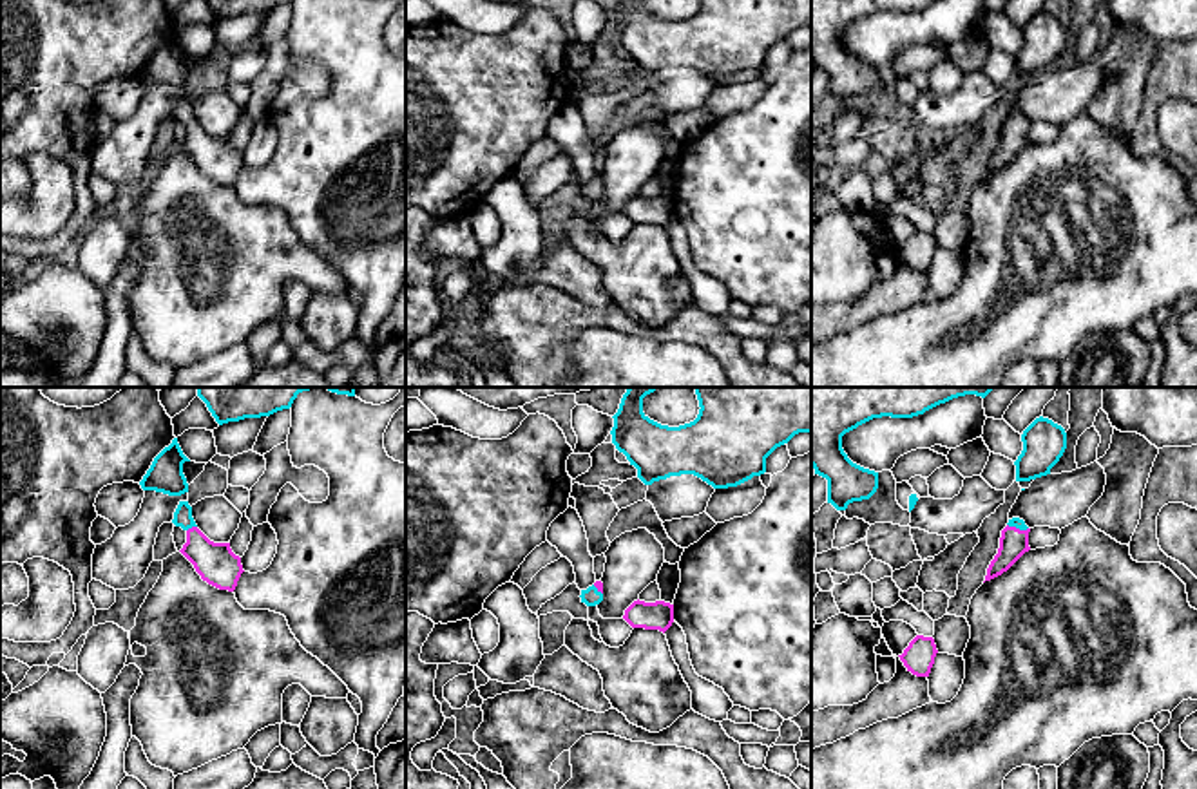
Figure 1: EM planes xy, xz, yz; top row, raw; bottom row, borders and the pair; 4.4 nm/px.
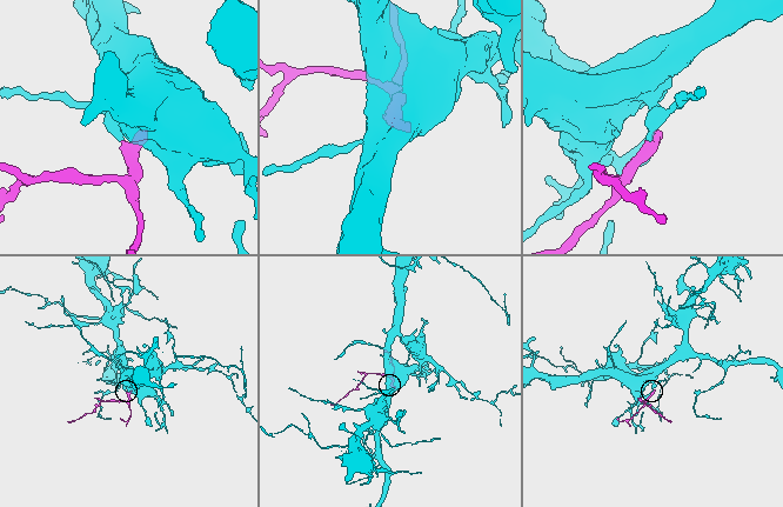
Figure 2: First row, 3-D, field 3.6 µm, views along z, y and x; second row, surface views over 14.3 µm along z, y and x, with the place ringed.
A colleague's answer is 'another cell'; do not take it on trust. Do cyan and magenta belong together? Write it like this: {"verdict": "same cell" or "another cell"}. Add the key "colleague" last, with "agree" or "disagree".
{"verdict": "same cell", "colleague": "disagree"}

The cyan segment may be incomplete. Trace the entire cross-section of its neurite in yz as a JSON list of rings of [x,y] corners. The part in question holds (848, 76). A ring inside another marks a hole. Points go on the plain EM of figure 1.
[[[811,0],[811,62],[828,74],[828,98],[846,105],[849,98],[869,94],[878,83],[878,67],[853,58],[842,43],[842,31],[882,11],[913,13],[936,0]]]

